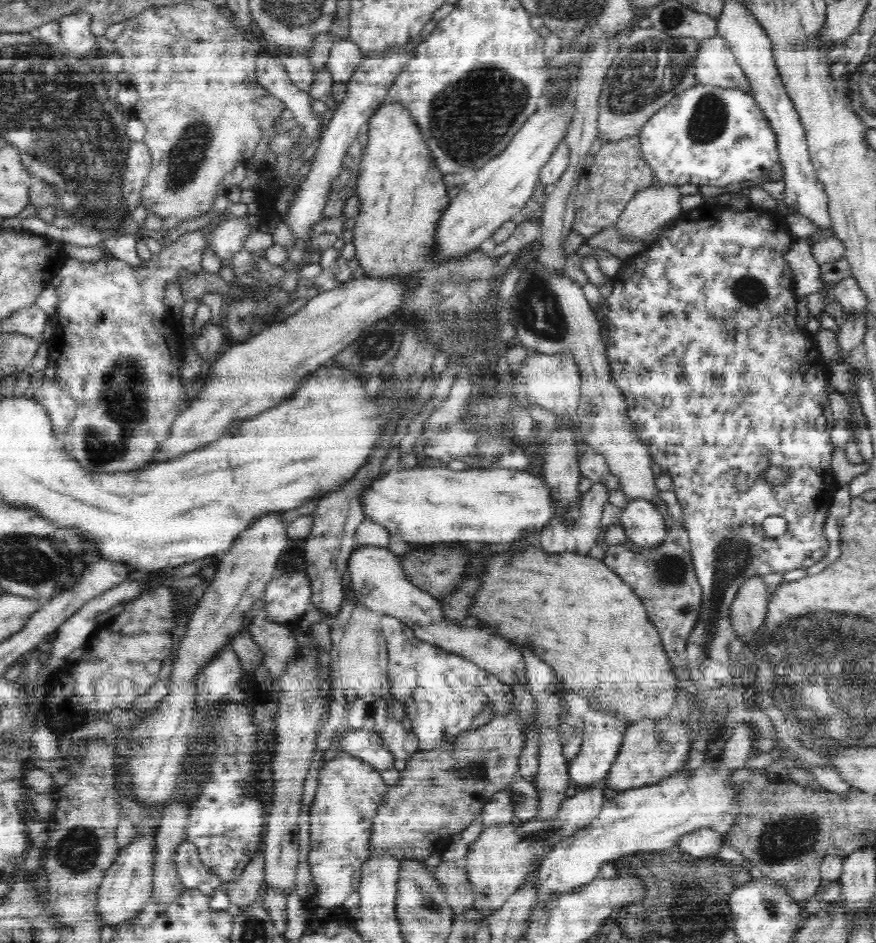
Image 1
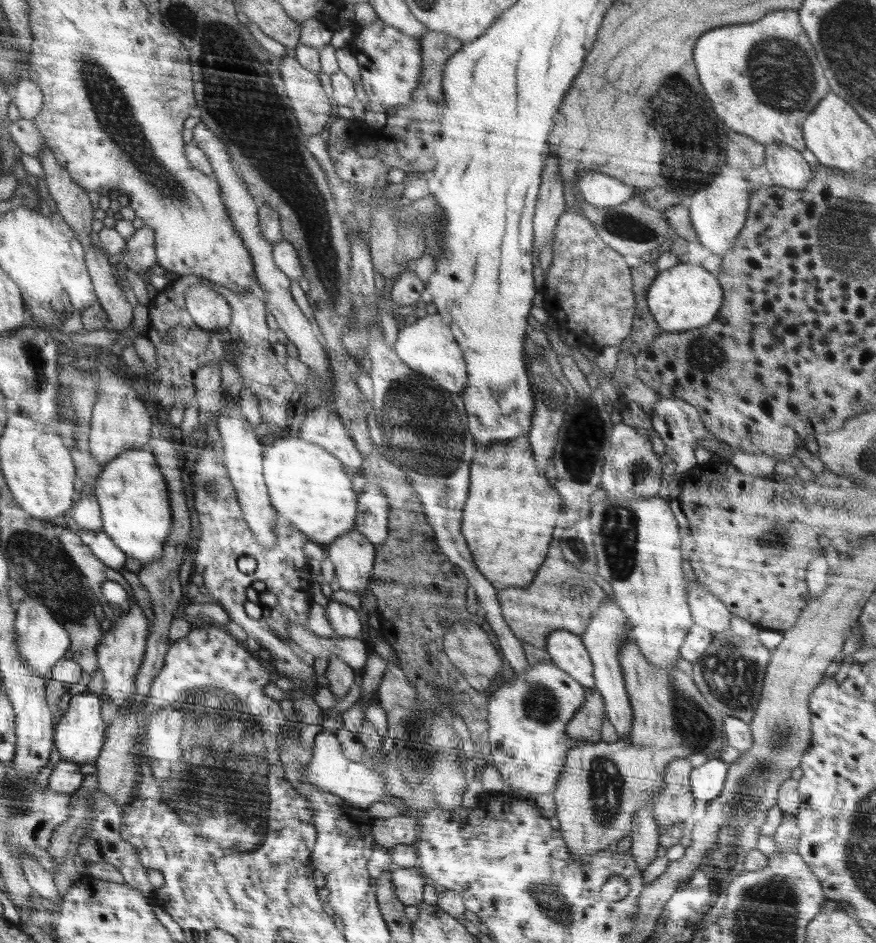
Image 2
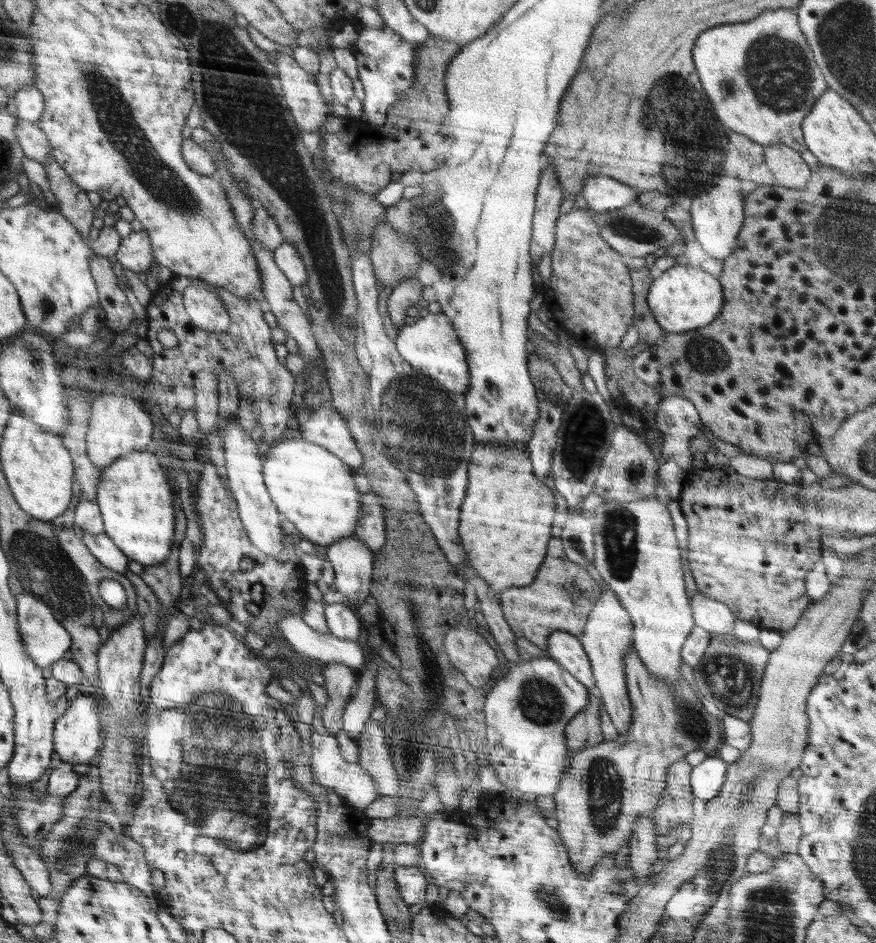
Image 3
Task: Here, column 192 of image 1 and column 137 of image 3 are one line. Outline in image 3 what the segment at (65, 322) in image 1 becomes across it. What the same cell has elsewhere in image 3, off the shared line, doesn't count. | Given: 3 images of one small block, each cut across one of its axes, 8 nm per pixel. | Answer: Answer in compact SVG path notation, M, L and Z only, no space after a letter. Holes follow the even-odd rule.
M132 232L122 238L121 246L117 251L117 267L142 273L150 269L155 258L151 247L151 238L148 232Z

